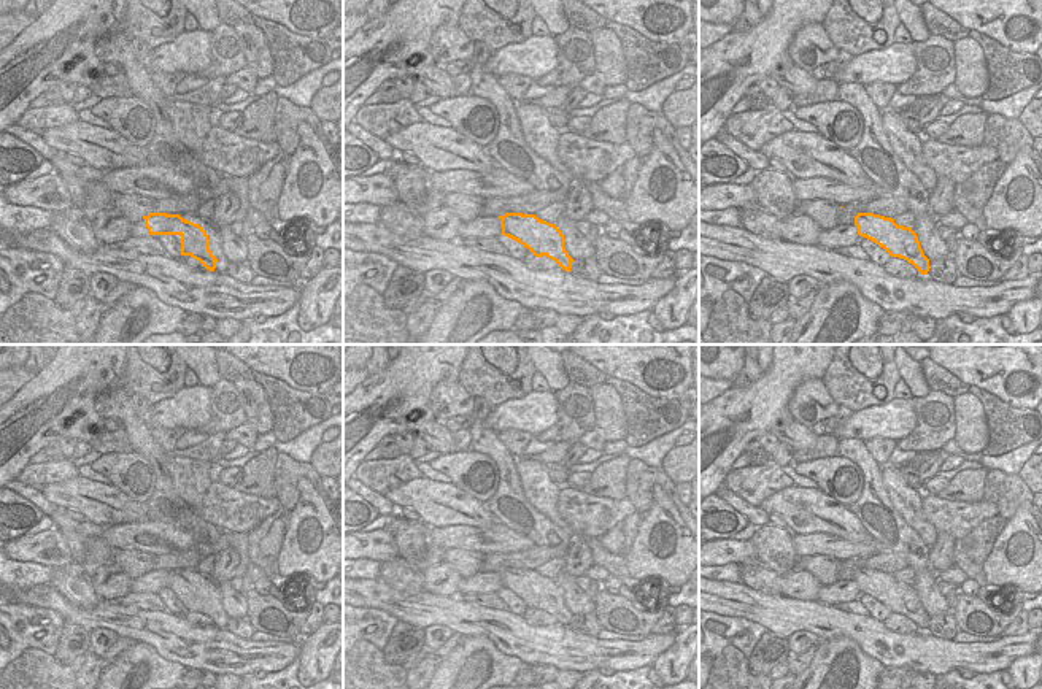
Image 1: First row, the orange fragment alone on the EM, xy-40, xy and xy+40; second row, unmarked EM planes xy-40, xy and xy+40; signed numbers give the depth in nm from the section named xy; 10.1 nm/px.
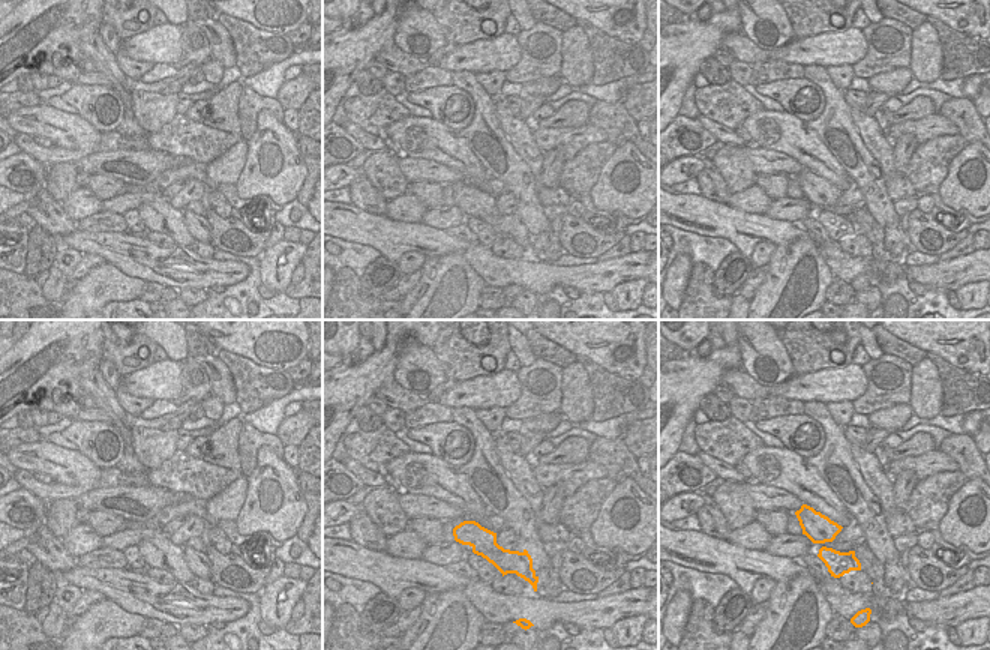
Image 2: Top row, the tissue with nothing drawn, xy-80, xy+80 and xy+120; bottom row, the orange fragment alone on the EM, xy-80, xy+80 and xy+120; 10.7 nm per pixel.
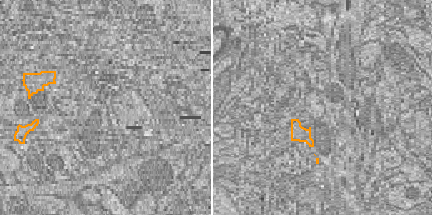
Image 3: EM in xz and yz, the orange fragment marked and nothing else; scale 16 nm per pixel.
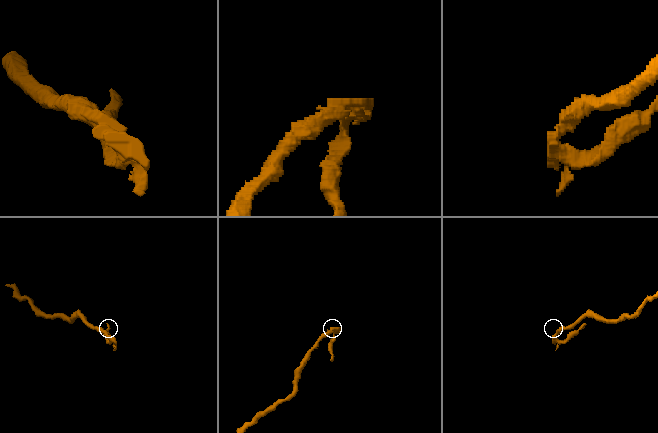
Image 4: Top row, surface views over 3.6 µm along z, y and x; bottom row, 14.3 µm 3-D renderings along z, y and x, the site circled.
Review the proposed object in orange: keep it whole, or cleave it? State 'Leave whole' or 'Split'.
Split.

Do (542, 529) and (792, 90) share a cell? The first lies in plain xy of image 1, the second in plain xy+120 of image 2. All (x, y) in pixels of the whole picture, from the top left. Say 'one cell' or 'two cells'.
two cells

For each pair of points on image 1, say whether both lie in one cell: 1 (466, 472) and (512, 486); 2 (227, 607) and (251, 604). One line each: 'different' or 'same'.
1: different
2: different

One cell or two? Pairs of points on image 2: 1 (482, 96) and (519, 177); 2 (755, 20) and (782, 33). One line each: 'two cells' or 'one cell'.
1: one cell
2: one cell

